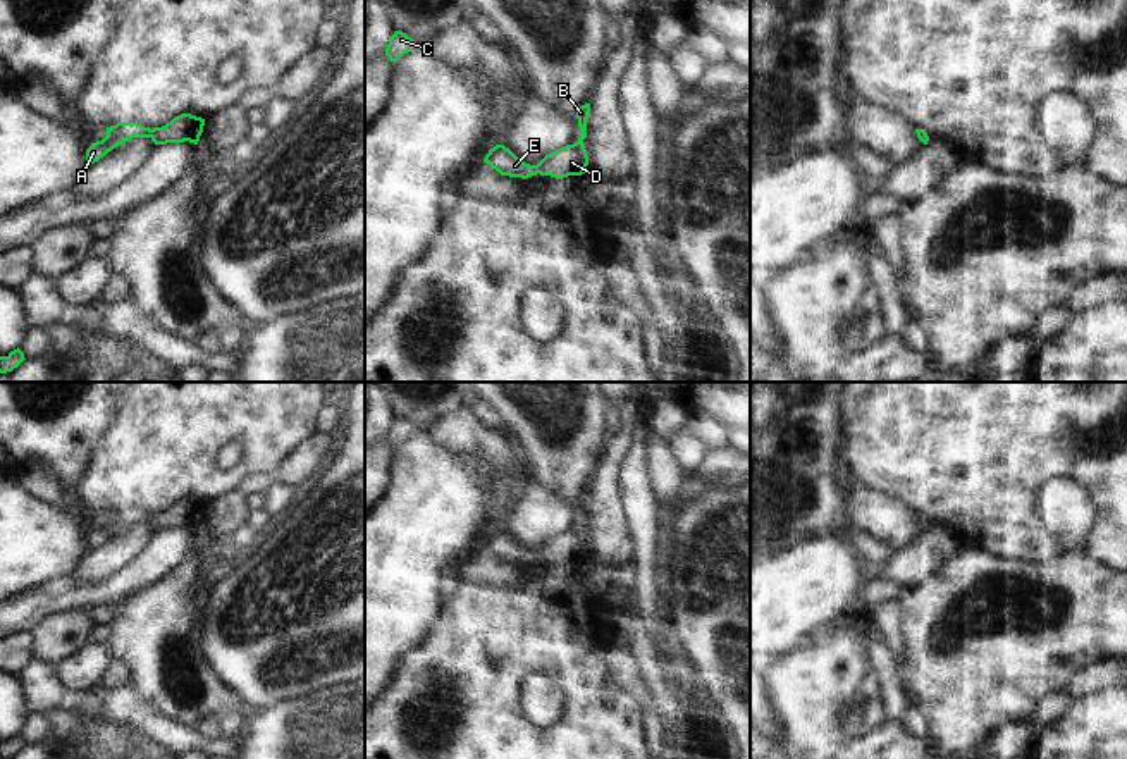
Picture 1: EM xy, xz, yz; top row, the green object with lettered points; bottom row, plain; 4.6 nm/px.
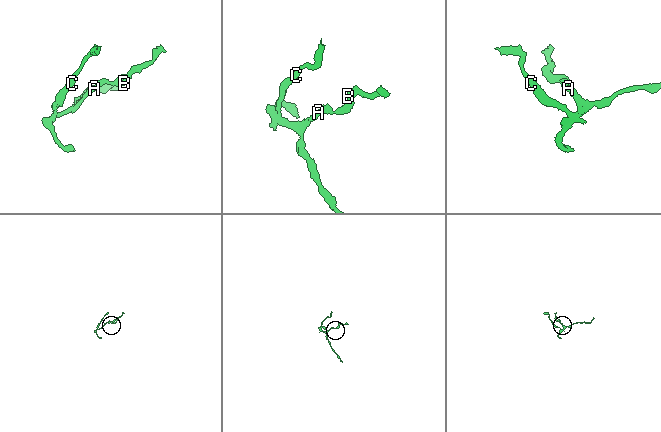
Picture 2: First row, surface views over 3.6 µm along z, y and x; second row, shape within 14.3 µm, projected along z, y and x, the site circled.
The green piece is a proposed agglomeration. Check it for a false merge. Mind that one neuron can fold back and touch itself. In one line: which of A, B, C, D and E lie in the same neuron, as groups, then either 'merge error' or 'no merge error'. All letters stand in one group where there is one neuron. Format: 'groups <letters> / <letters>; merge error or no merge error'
groups A B C D E; no merge error

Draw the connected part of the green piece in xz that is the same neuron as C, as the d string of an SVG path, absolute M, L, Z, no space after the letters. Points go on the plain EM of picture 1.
M394 417L385 434L385 441L389 442L391 447L396 449L404 439L410 437L413 430L415 427L406 418Z

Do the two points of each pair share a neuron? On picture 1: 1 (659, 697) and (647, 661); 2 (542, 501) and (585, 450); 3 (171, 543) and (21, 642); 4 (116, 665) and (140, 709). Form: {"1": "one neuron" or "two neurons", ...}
{"1": "one neuron", "2": "two neurons", "3": "two neurons", "4": "two neurons"}

